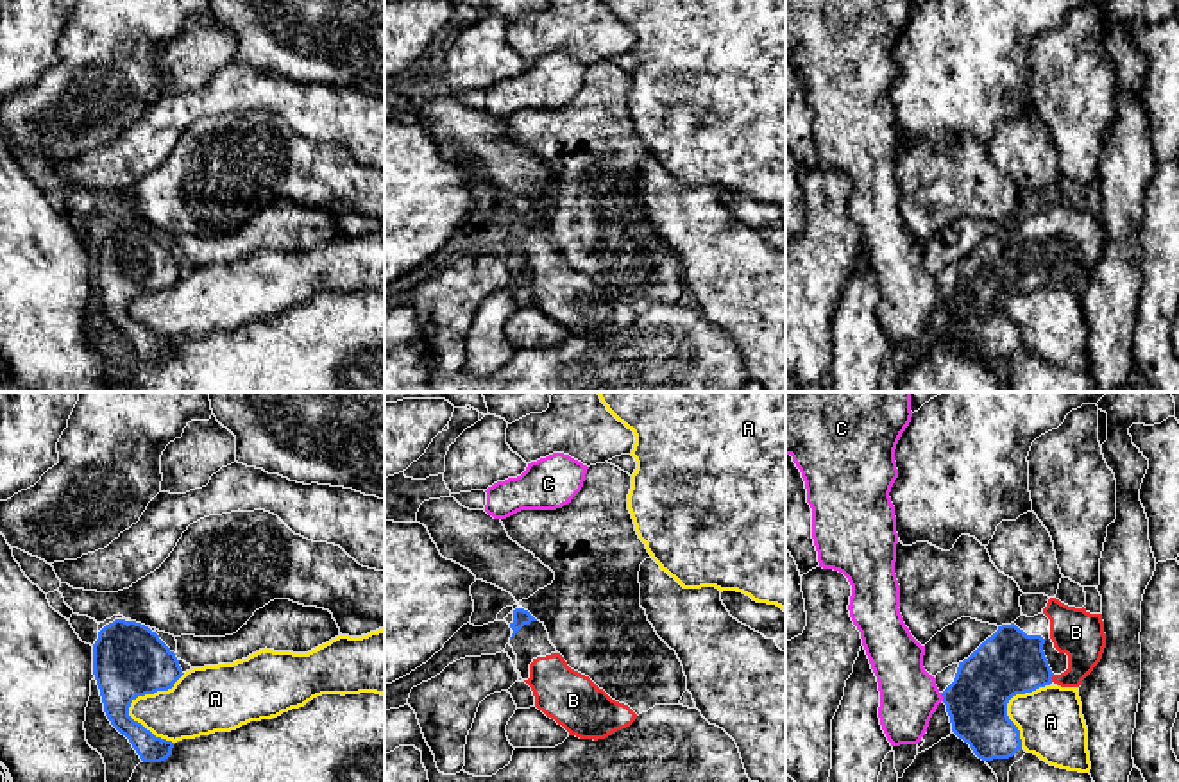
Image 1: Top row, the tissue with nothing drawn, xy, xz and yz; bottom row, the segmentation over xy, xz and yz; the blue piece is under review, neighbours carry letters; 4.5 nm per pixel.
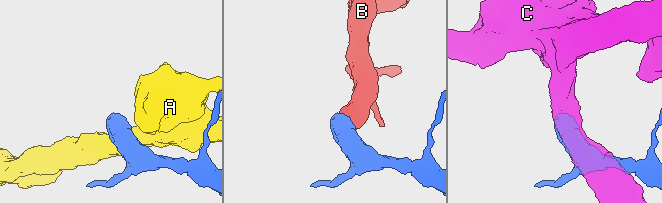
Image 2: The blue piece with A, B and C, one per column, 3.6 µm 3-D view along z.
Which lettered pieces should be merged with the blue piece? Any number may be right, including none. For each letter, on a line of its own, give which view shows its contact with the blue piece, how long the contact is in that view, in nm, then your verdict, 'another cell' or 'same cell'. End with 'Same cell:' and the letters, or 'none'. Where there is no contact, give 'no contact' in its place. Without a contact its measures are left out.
A: meets blue in xy; contact 320 nm long; another cell
B: meets blue in yz; contact 40 nm long; same cell
C: meets blue in yz; contact 40 nm long; another cell
Same cell: B

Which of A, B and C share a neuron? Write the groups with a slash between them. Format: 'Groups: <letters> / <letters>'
Groups: A / B / C

